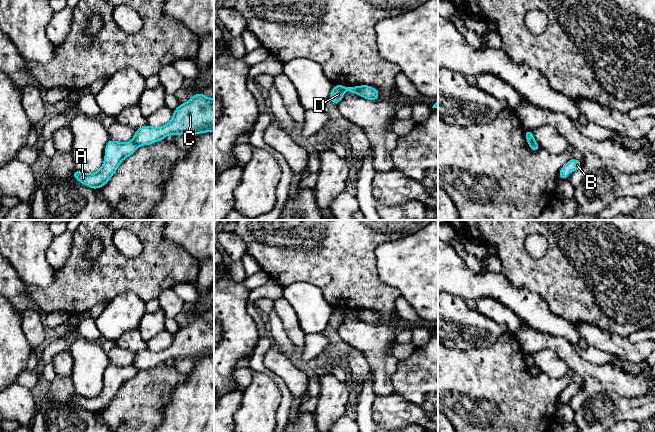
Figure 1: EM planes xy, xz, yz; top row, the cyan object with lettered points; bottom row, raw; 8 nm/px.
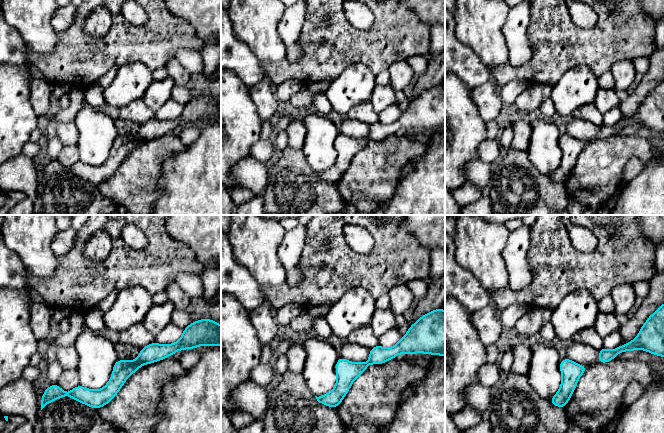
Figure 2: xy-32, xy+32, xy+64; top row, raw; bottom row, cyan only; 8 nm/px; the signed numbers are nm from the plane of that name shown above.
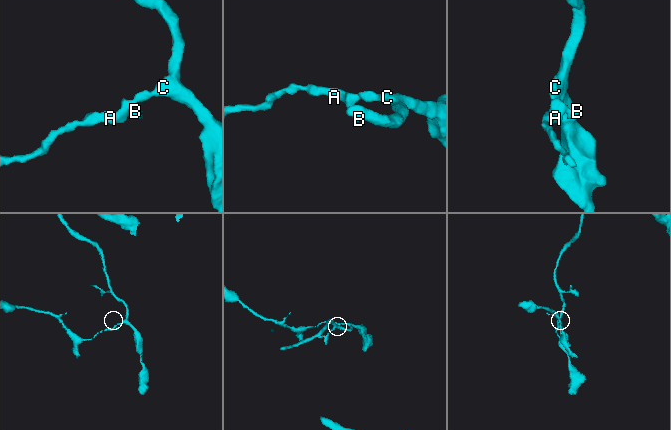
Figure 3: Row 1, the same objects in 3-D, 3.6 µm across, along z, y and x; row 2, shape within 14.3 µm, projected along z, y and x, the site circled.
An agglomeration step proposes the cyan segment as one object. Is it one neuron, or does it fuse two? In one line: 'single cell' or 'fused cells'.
fused cells

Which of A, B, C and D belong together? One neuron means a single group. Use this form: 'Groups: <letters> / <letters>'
Groups: A B D / C

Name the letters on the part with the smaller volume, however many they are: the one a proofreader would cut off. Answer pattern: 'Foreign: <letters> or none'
Foreign: A, B, D

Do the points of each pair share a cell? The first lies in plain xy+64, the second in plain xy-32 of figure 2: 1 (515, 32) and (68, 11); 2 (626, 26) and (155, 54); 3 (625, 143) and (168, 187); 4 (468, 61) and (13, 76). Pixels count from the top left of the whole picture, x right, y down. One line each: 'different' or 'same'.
1: same
2: same
3: different
4: different

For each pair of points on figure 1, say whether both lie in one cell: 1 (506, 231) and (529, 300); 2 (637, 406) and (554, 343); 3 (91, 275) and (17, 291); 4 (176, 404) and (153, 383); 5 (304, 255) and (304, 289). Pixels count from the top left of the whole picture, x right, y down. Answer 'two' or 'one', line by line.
1: two
2: two
3: two
4: two
5: two

